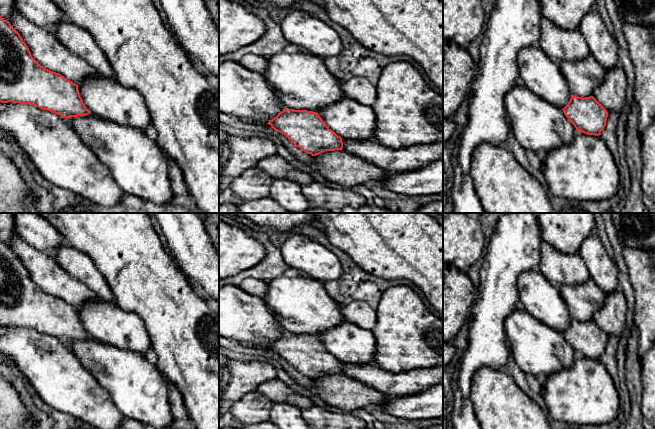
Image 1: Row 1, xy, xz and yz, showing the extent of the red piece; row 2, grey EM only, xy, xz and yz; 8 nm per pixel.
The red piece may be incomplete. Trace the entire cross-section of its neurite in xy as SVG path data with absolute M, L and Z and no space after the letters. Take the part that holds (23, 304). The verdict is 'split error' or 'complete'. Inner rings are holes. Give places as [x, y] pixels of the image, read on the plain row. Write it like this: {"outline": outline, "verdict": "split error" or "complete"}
{"outline": "M0 240L0 326L31 328L71 342L86 340L87 333L80 320L78 309L59 297L41 290L31 279L28 270L9 245Z", "verdict": "complete"}

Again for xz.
{"outline": "M285 332L269 348L284 358L295 371L311 378L342 374L342 362L332 355L318 337Z", "verdict": "complete"}

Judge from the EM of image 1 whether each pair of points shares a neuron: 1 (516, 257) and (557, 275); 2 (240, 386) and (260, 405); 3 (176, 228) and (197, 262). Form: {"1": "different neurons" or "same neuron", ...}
{"1": "different neurons", "2": "different neurons", "3": "same neuron"}

